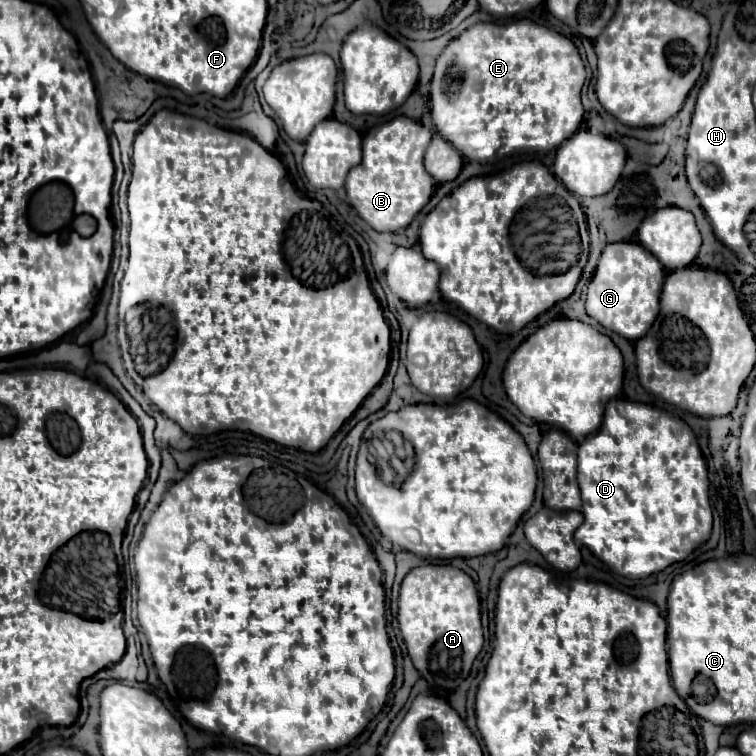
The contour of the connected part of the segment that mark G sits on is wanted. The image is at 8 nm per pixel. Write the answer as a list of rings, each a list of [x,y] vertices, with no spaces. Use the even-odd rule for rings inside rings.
[[[608,244],[602,250],[592,282],[588,284],[586,312],[604,328],[628,340],[638,340],[650,330],[658,316],[658,298],[664,284],[664,276],[666,270],[662,268],[662,264],[658,264],[658,258],[646,252],[642,244]]]

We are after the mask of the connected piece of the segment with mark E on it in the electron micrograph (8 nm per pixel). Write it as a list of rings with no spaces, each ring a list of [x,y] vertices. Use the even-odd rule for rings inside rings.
[[[516,20],[504,26],[480,22],[454,38],[436,60],[430,112],[438,134],[450,140],[450,144],[454,144],[454,148],[458,148],[469,162],[484,164],[494,159],[496,154],[507,155],[522,148],[527,148],[528,154],[534,156],[535,153],[540,157],[558,148],[578,130],[584,116],[584,108],[580,104],[584,78],[586,70],[578,48],[566,36],[532,20]],[[454,66],[462,72],[462,84],[458,88],[450,88],[446,82],[446,76]]]

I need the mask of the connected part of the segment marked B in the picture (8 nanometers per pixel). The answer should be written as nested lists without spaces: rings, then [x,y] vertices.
[[[396,116],[364,136],[362,162],[348,172],[346,194],[360,218],[374,230],[396,232],[406,228],[430,200],[436,186],[422,164],[430,140],[432,132],[408,116]]]

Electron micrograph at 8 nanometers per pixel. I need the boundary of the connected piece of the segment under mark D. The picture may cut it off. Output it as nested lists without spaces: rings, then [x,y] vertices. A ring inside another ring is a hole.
[[[614,398],[606,404],[604,412],[604,422],[596,434],[590,434],[578,448],[578,484],[582,492],[582,514],[584,514],[584,524],[574,532],[574,542],[579,546],[588,546],[594,556],[598,556],[604,564],[608,564],[616,574],[628,576],[628,578],[646,578],[654,572],[664,570],[666,566],[684,560],[696,546],[708,540],[712,532],[712,508],[710,508],[710,482],[708,482],[708,470],[706,462],[700,454],[696,436],[692,428],[680,420],[678,416],[672,416],[664,410],[658,410],[654,406],[642,404],[642,402],[628,402]]]

